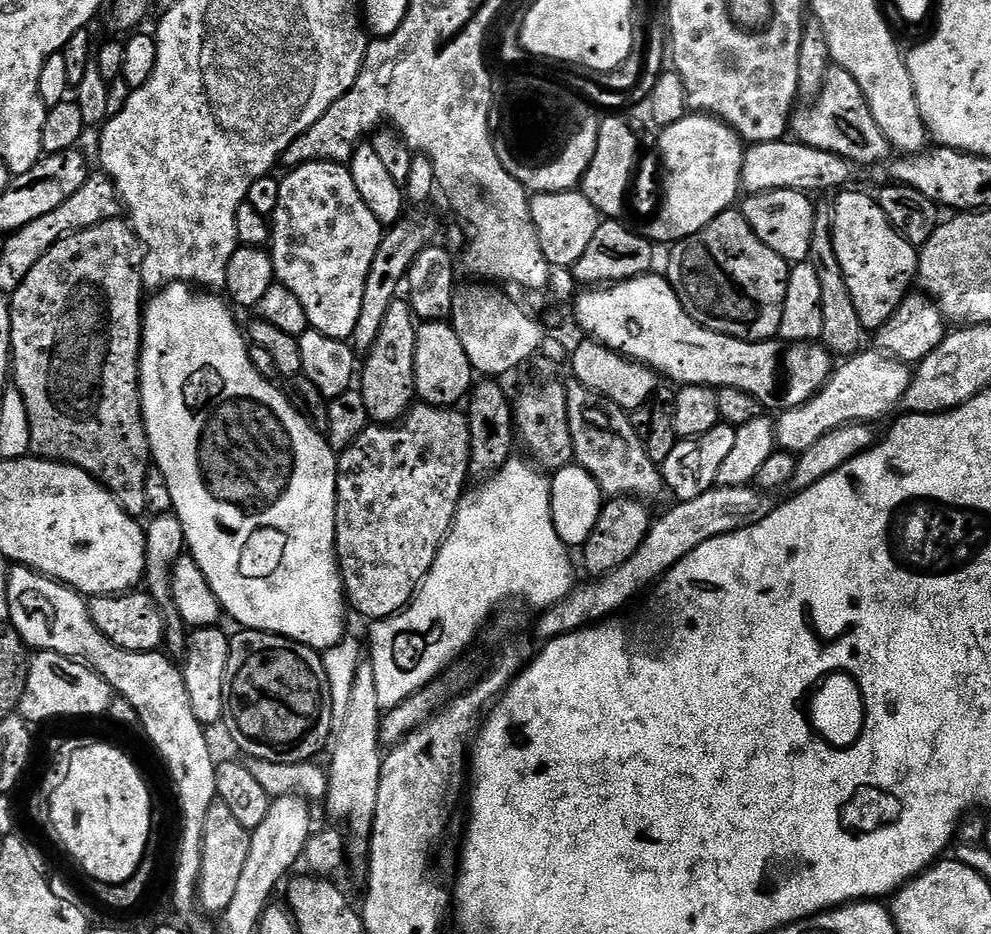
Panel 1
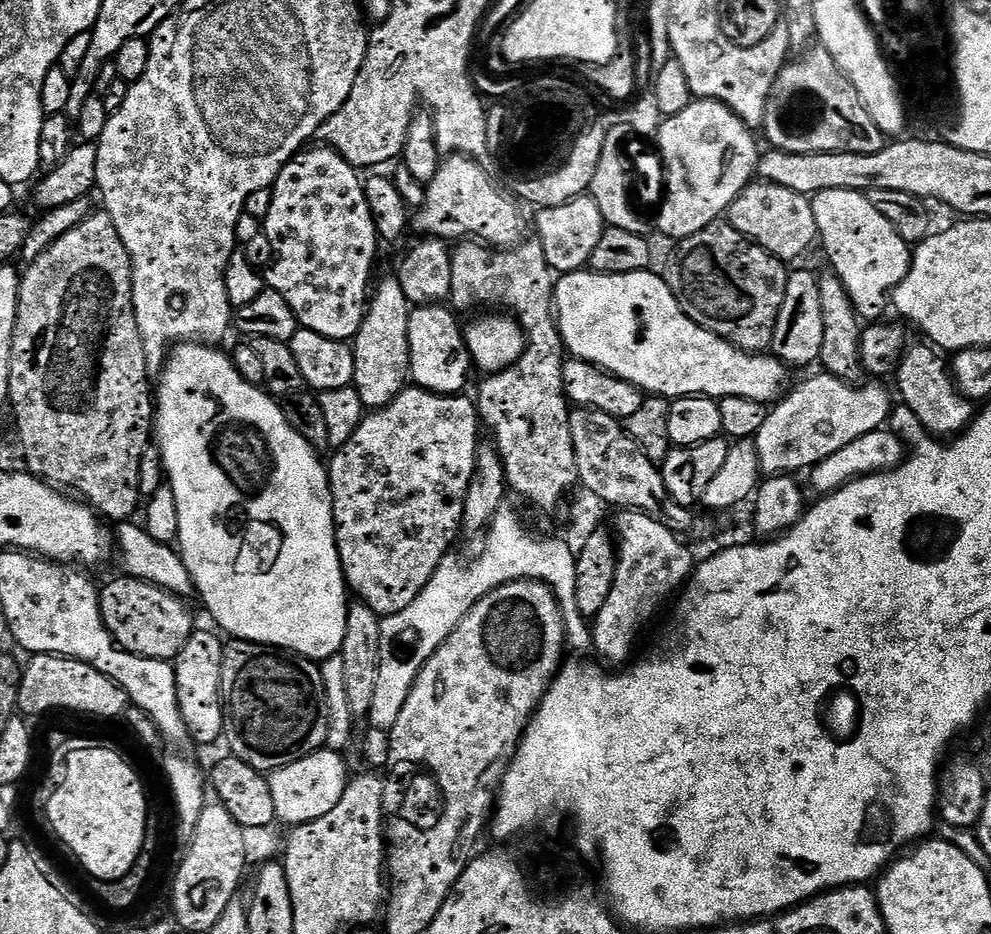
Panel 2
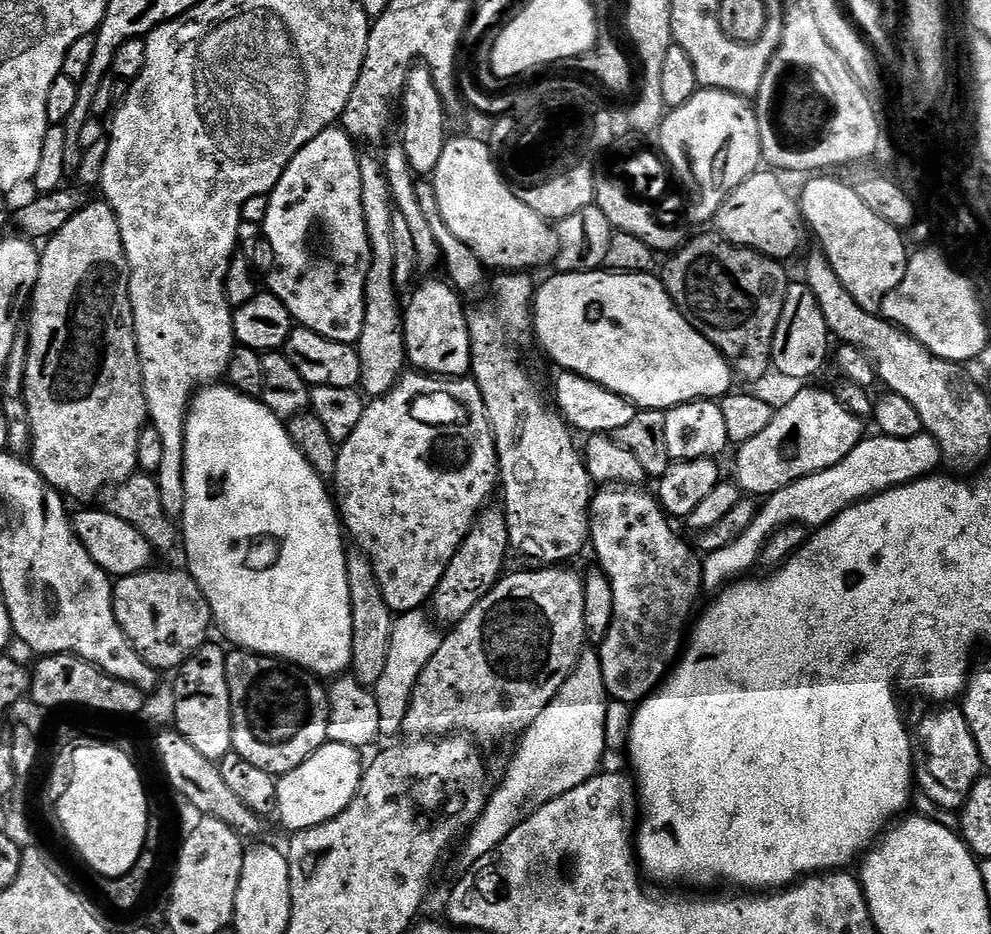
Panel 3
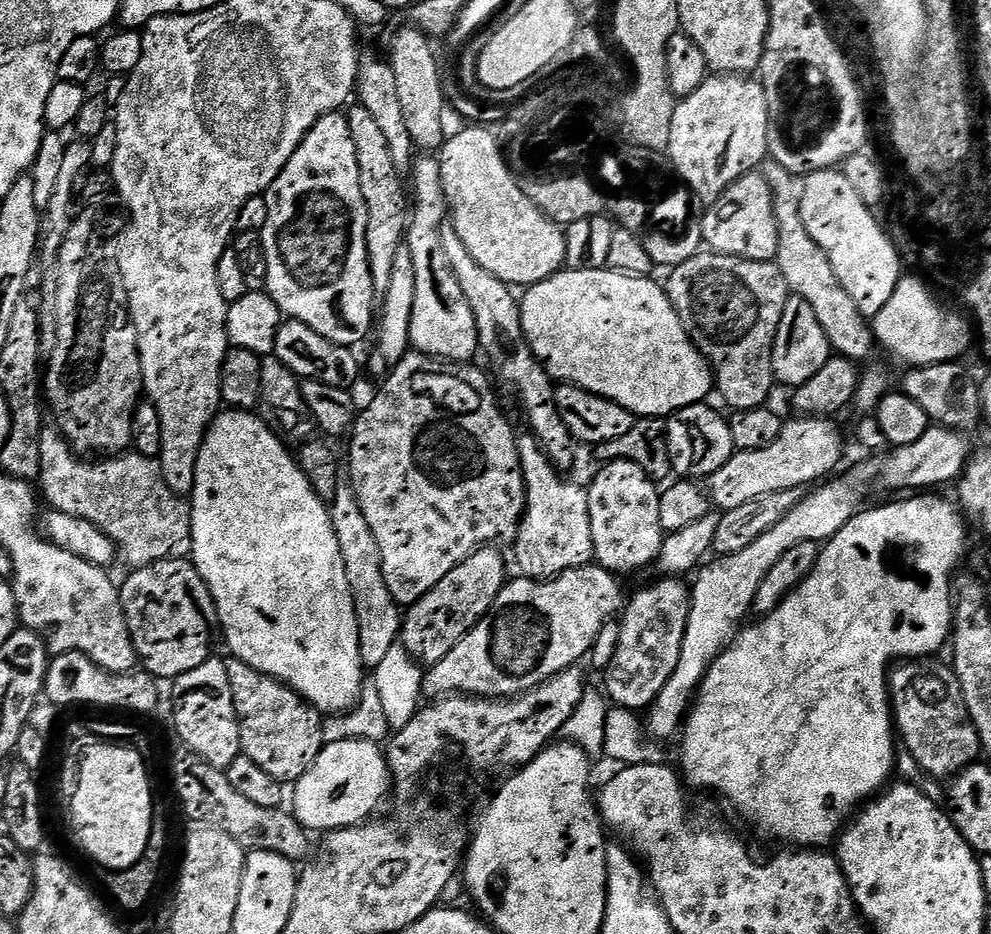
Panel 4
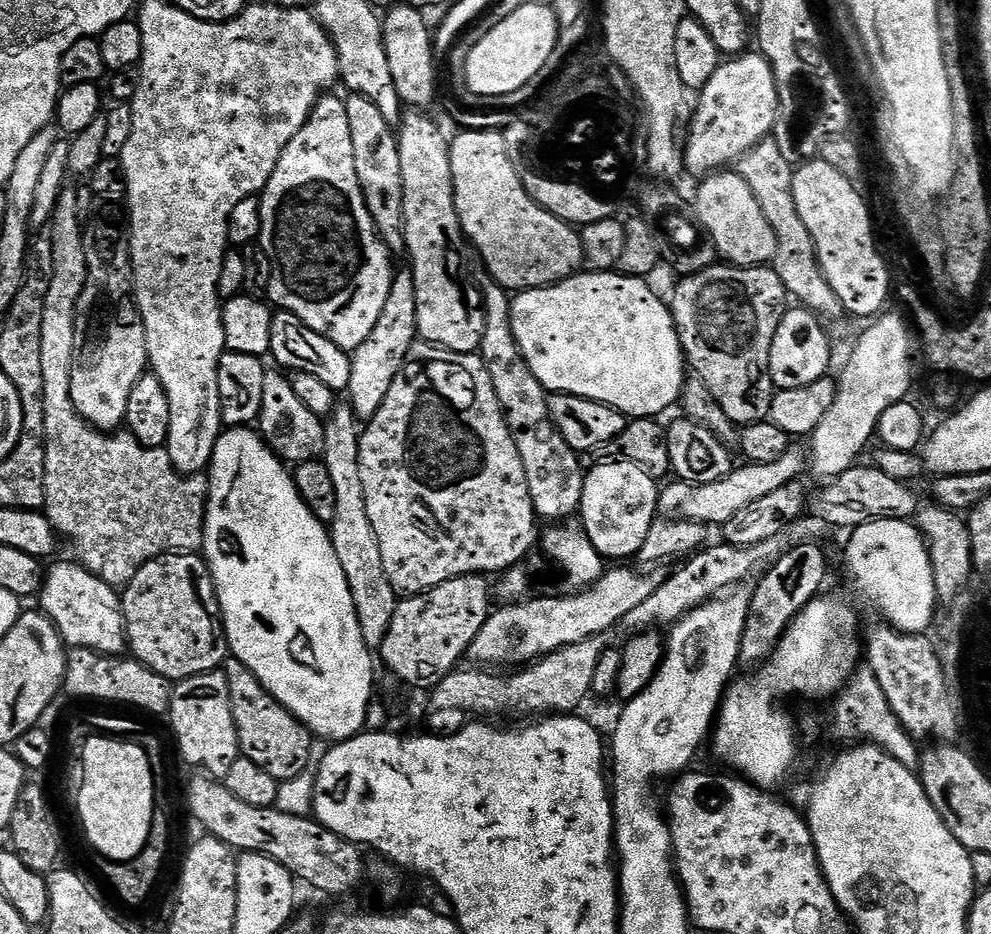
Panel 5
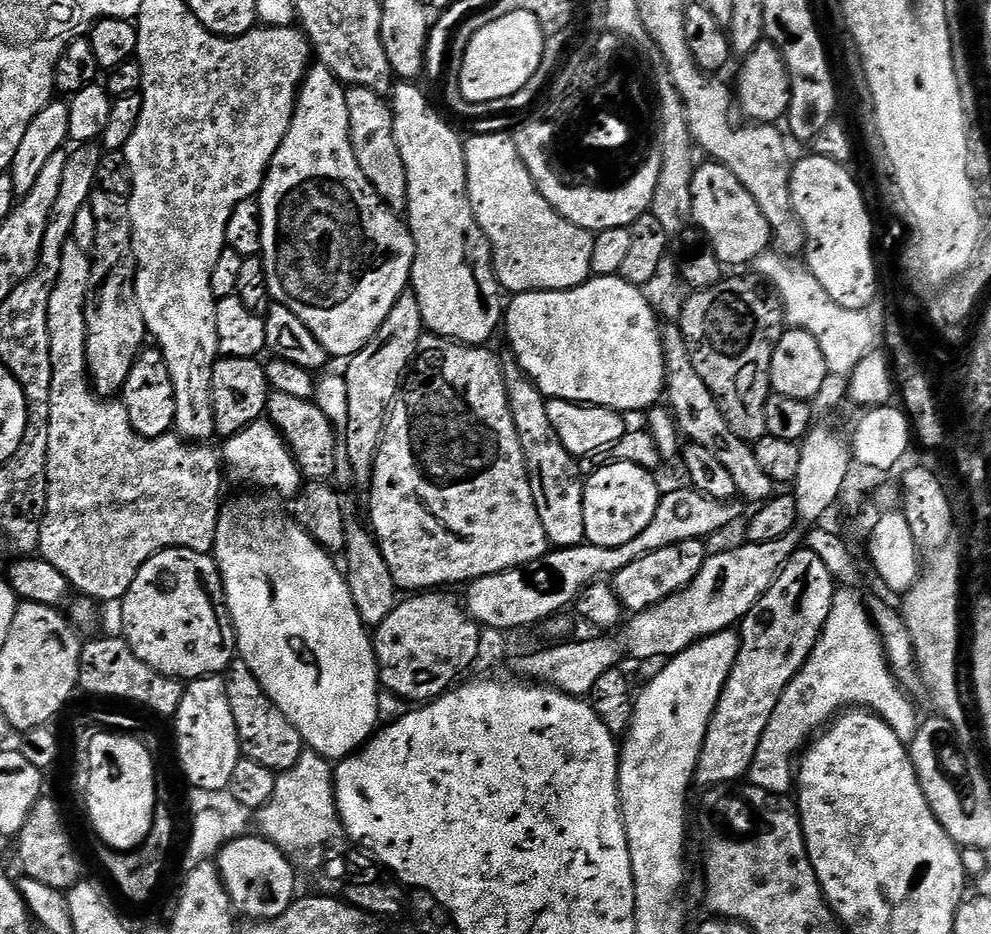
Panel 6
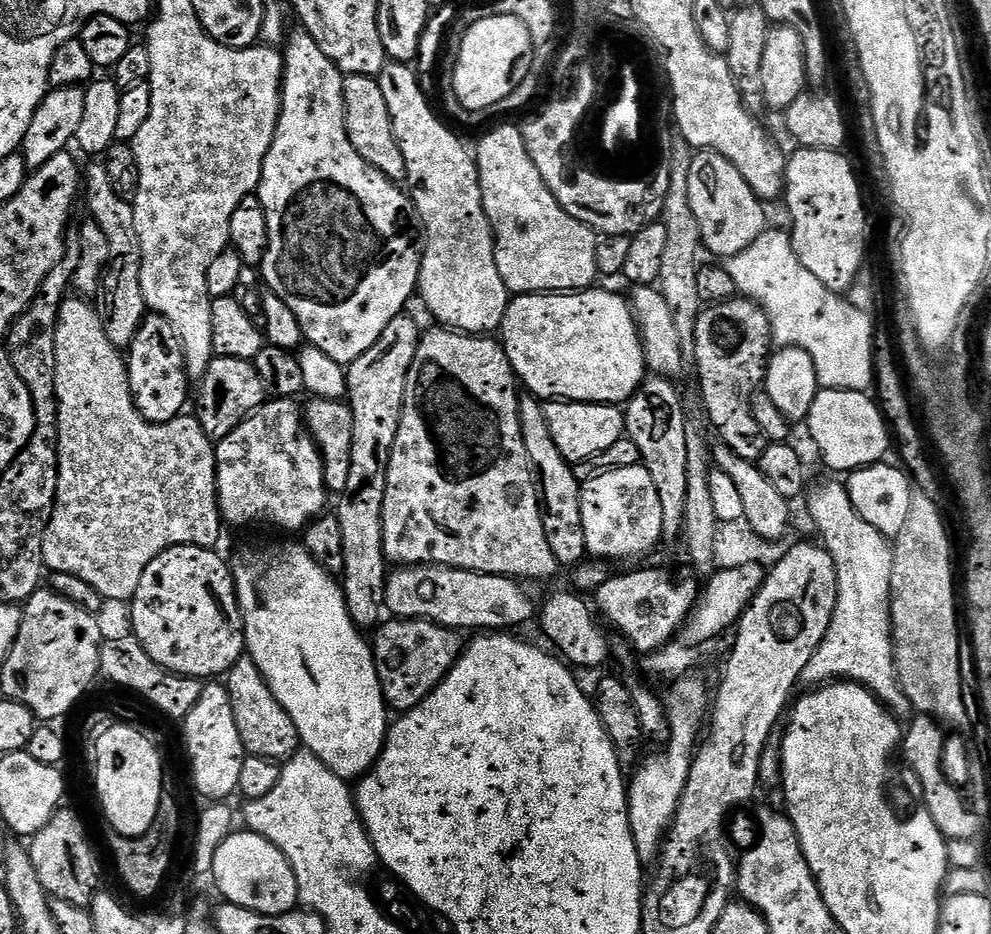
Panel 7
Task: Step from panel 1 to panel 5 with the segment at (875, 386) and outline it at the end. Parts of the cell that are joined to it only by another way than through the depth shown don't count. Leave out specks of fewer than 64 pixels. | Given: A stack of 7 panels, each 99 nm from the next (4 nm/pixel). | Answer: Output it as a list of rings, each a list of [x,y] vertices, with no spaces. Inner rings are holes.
[[[789,450],[778,462],[769,464],[745,463],[744,468],[733,467],[726,478],[709,484],[669,483],[669,488],[661,487],[658,492],[658,512],[666,520],[693,520],[709,526],[723,526],[738,514],[738,510],[746,510],[746,506],[754,506],[758,498],[766,498],[778,490],[778,486],[786,486],[792,480],[800,480],[806,472],[806,456],[797,450]]]

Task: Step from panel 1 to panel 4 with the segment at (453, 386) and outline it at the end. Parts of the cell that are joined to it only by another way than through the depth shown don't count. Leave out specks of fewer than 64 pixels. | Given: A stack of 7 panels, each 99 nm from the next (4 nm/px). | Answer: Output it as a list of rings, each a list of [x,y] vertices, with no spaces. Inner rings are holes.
[[[420,156],[410,169],[416,201],[410,204],[410,223],[406,233],[406,246],[414,258],[414,312],[410,314],[410,345],[423,356],[462,364],[477,355],[480,339],[474,326],[474,312],[462,294],[462,286],[454,278],[442,246],[440,227],[446,222],[446,201],[441,189],[439,159]]]

